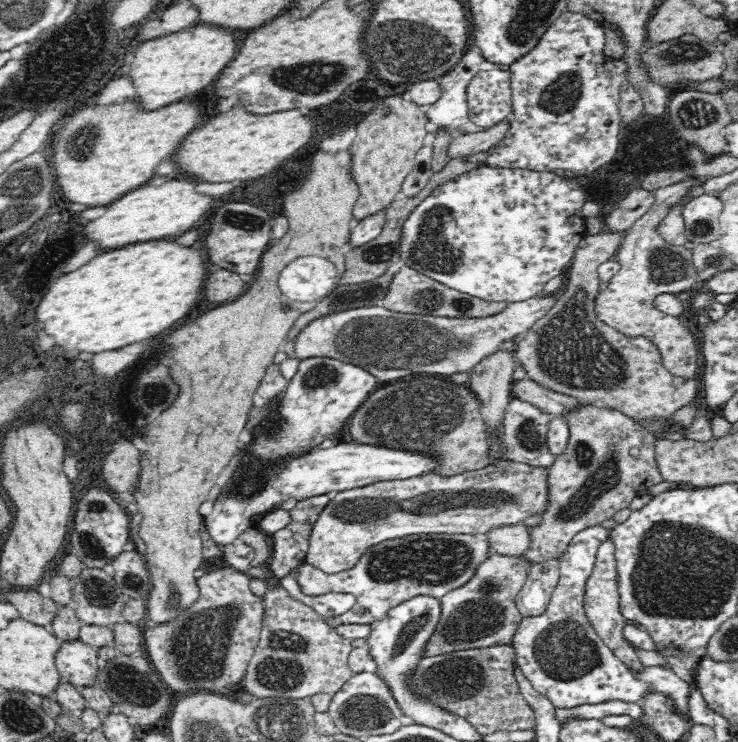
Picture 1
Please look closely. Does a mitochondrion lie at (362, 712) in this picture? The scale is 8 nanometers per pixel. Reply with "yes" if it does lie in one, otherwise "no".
yes

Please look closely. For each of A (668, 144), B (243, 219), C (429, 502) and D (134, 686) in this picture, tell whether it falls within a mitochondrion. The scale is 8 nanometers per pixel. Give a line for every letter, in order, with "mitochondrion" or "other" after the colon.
A: mitochondrion
B: mitochondrion
C: mitochondrion
D: mitochondrion

